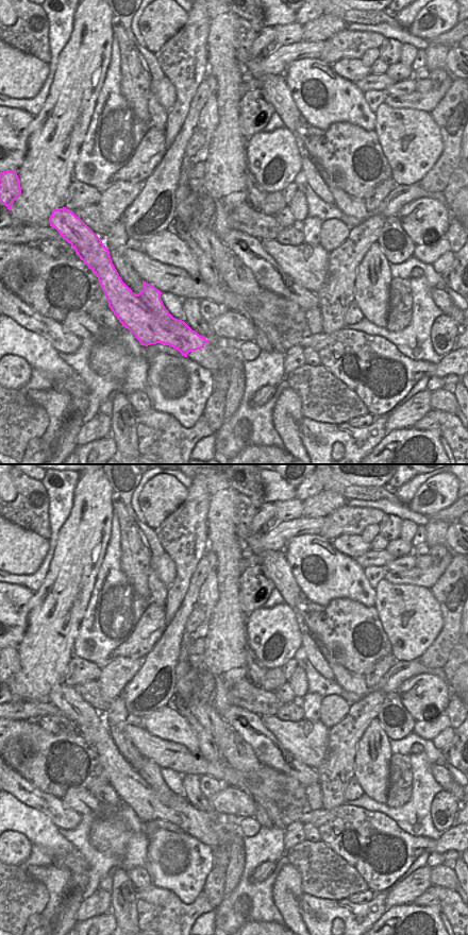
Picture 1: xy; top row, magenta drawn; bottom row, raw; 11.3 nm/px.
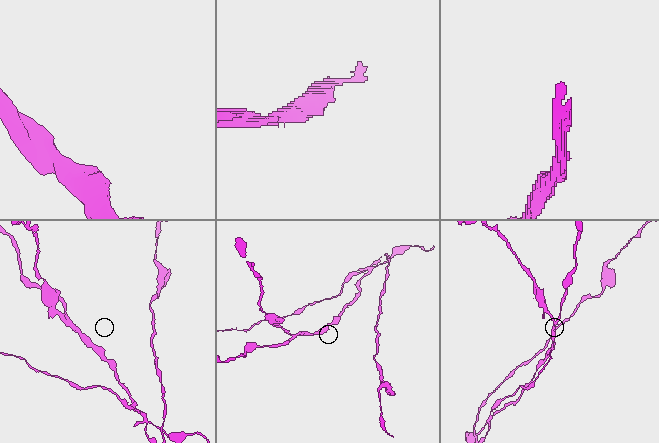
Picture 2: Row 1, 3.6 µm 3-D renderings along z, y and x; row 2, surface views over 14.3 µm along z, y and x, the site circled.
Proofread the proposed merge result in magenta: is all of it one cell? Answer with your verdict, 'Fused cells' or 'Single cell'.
Fused cells

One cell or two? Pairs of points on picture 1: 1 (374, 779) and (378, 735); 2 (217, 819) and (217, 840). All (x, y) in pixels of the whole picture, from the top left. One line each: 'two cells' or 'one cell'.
1: one cell
2: two cells

